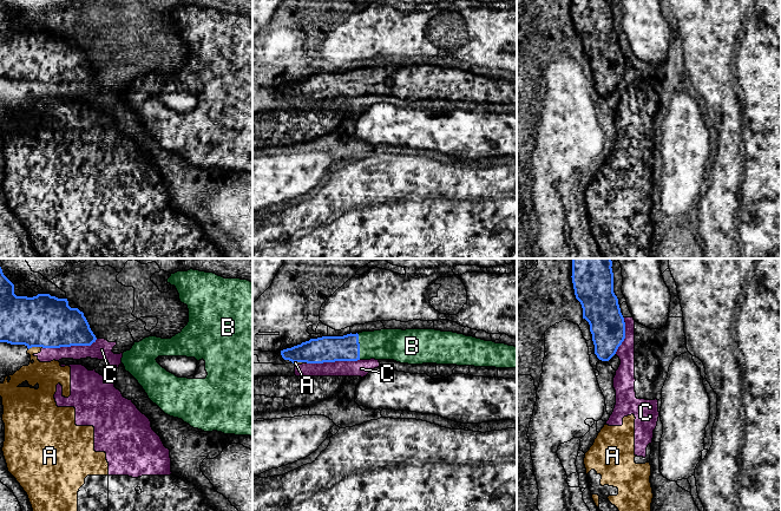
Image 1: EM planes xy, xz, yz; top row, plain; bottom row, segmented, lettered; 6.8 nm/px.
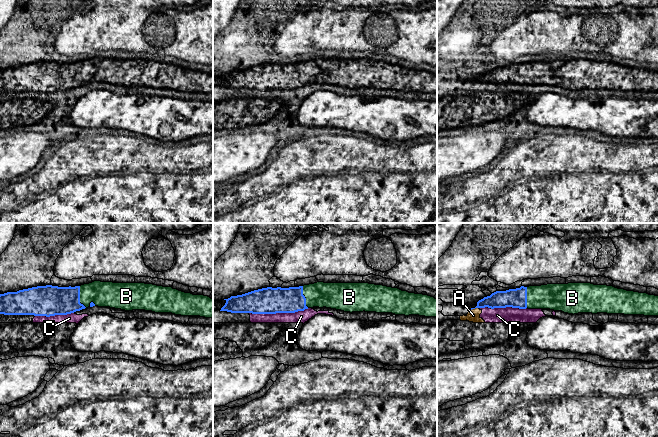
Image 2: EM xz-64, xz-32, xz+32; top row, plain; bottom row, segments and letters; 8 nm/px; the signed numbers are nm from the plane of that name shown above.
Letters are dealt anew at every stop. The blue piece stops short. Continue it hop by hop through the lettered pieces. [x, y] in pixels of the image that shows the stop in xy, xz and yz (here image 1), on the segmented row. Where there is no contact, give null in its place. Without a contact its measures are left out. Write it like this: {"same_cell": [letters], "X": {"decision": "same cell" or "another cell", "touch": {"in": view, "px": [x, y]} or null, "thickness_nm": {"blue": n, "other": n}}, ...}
{"same_cell": ["B"], "A": {"decision": "another cell", "touch": {"in": "xy", "px": [35, 346]}, "thickness_nm": {"blue": 360, "other": 180}}, "B": {"decision": "same cell", "touch": {"in": "xz", "px": [359, 347]}, "thickness_nm": {"blue": 180, "other": 220}}, "C": {"decision": "another cell", "touch": {"in": "xy", "px": [70, 346]}, "thickness_nm": {"blue": 360, "other": 140}}}

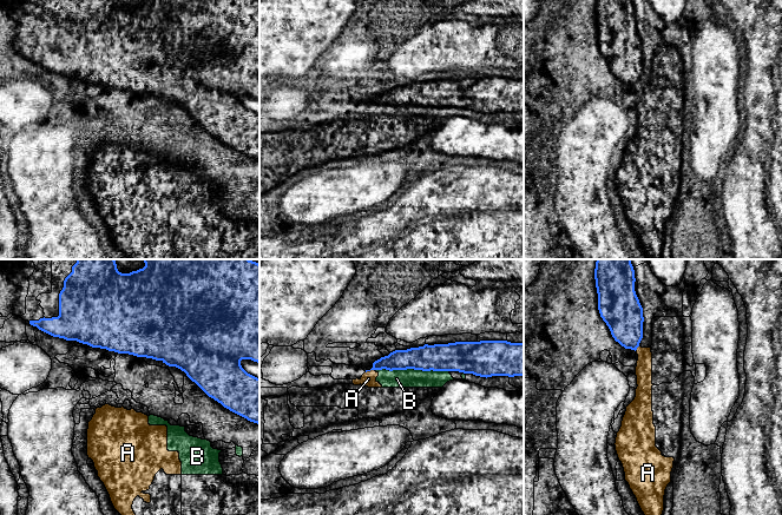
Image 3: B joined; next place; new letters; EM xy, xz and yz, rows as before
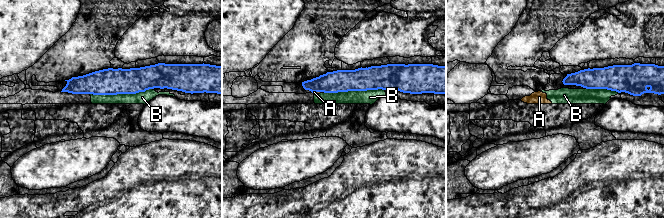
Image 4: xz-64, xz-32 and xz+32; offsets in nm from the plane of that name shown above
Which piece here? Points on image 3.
{"same_cell": [], "A": {"decision": "another cell", "touch": {"in": "xz", "px": [369, 370]}, "thickness_nm": {"blue": 140, "other": 100}}, "B": {"decision": "another cell", "touch": {"in": "xz", "px": [412, 368]}, "thickness_nm": {"blue": 190, "other": 130}}}

